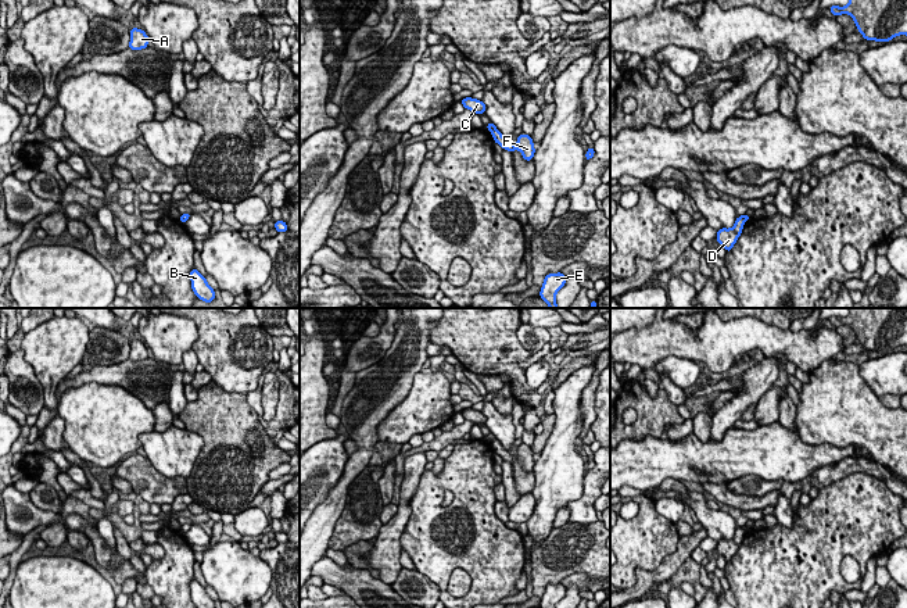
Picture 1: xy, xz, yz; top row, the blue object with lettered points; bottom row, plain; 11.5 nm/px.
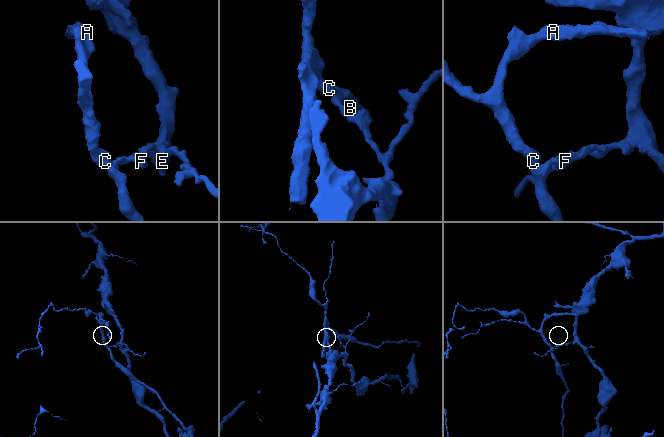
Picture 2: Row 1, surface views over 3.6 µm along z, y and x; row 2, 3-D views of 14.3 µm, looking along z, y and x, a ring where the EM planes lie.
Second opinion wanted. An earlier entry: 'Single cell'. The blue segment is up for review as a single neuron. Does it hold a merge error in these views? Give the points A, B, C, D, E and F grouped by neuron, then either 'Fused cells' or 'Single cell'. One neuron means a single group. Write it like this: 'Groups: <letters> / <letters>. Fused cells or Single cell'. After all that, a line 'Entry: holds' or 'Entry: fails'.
Groups: A B C D / E F. Fused cells
Entry: fails

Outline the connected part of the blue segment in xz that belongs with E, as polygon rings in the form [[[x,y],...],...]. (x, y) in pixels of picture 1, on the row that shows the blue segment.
[[[562,272],[548,273],[542,283],[539,297],[549,305],[558,308],[555,294],[566,285],[566,276]]]

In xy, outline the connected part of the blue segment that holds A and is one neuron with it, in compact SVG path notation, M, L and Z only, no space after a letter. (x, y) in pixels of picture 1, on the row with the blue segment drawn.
M132 28L130 29L130 43L129 49L141 50L148 46L148 36L143 29Z

